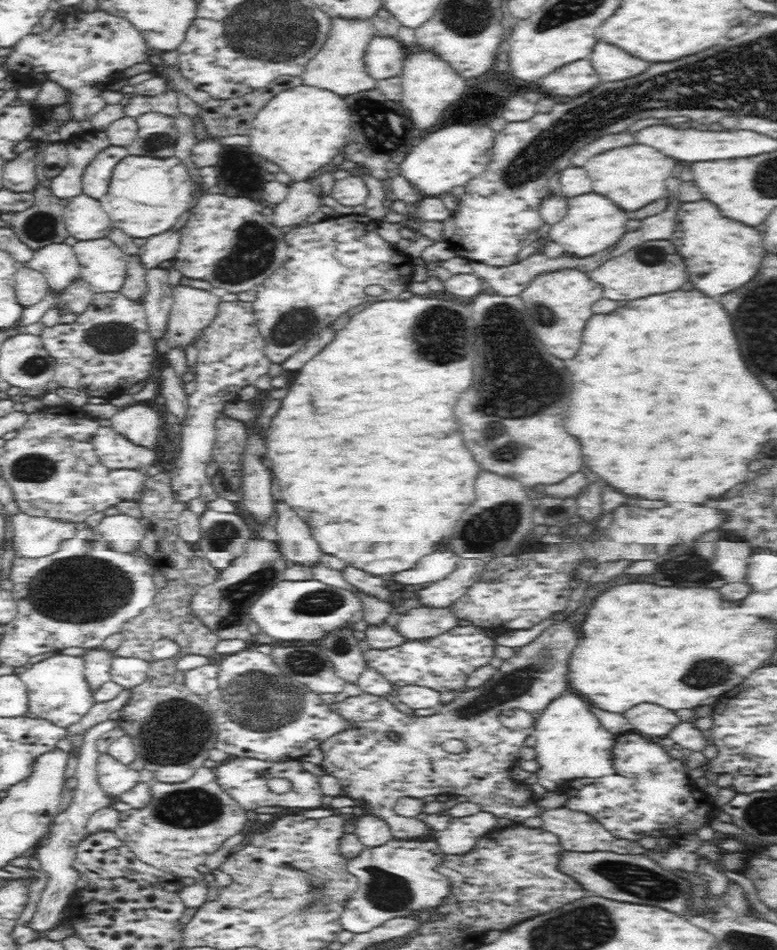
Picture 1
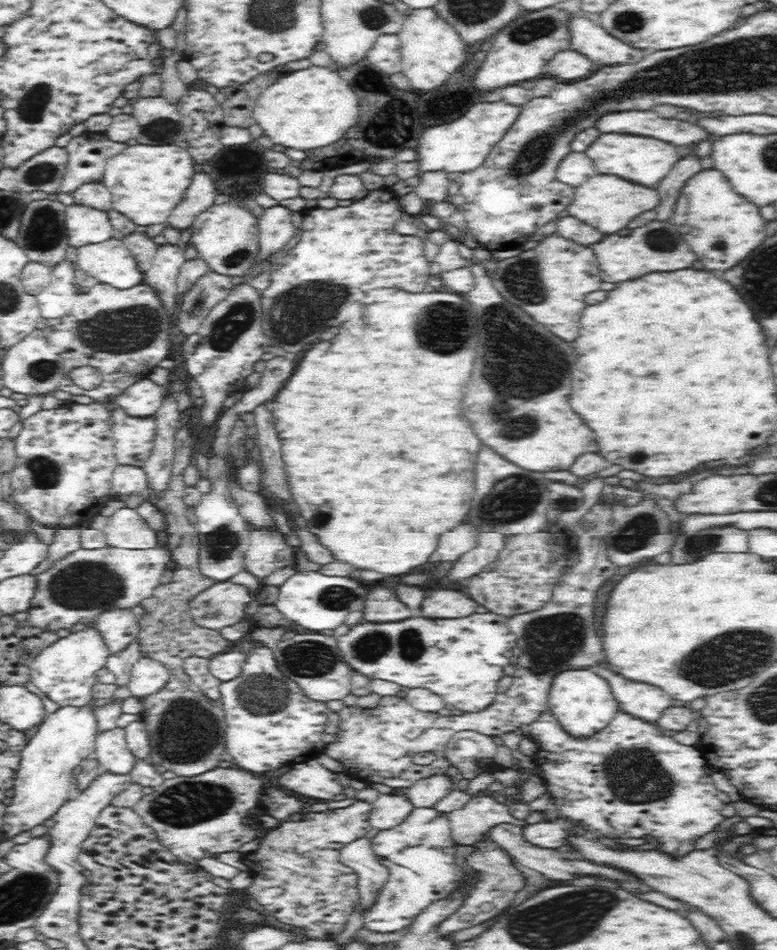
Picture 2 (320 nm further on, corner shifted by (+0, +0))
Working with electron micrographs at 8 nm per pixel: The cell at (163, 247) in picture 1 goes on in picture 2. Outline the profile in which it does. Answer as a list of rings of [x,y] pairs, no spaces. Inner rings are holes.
[[[196,172],[195,180],[189,186],[184,200],[168,216],[168,226],[172,226],[174,230],[190,229],[194,218],[216,202],[214,196],[216,196],[214,182],[210,180],[208,173]]]

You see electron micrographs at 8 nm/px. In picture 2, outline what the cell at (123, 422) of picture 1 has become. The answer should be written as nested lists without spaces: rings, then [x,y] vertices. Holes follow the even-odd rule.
[[[148,377],[130,385],[113,401],[126,415],[137,419],[153,418],[160,408],[164,388]]]

